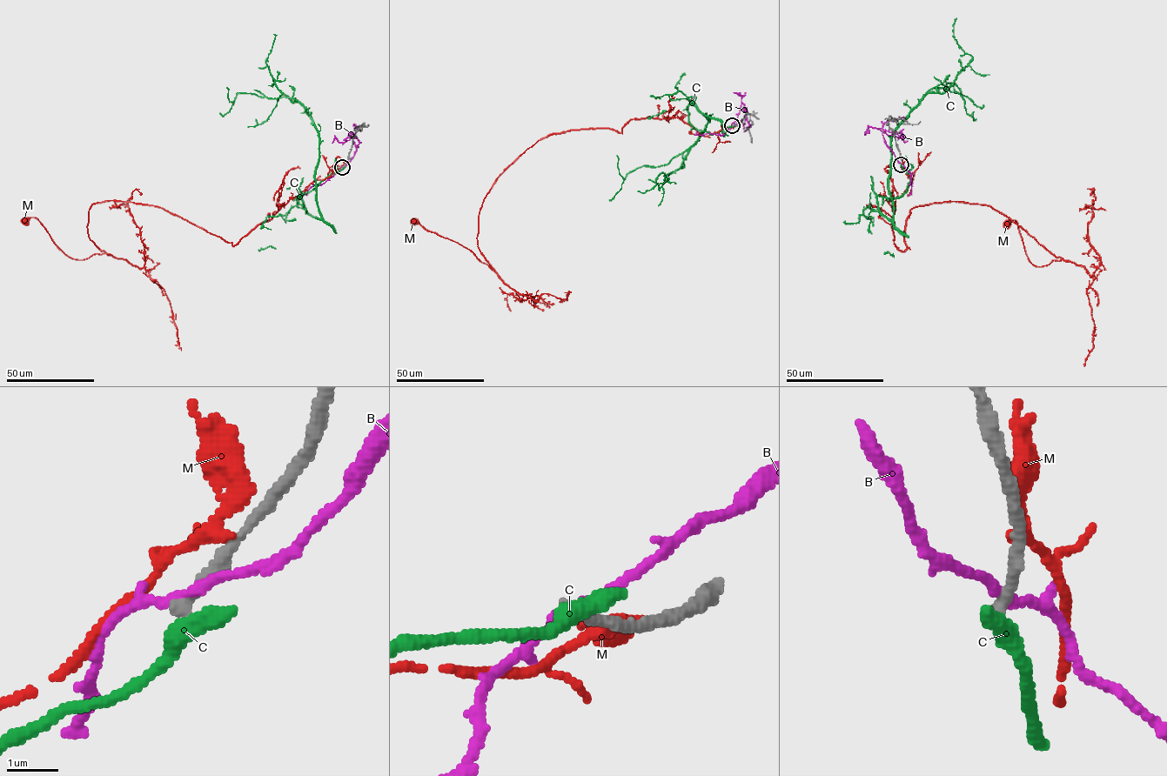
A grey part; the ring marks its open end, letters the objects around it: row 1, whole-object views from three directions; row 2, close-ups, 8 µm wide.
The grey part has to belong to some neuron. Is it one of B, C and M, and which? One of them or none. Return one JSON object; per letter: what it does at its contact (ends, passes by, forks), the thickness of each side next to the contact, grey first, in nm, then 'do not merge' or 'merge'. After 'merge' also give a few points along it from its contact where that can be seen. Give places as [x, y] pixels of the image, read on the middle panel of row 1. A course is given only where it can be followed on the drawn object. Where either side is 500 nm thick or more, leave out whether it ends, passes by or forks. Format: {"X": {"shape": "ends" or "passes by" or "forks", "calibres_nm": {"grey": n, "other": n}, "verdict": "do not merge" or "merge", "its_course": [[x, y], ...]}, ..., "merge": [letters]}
{"B": {"shape": "forks", "calibres_nm": {"grey": 260, "other": 150}, "verdict": "do not merge"}, "C": {"shape": "ends", "calibres_nm": {"grey": 240, "other": 480}, "verdict": "do not merge"}, "M": {"shape": "passes by", "calibres_nm": {"grey": 220, "other": 180}, "verdict": "do not merge"}, "merge": []}

